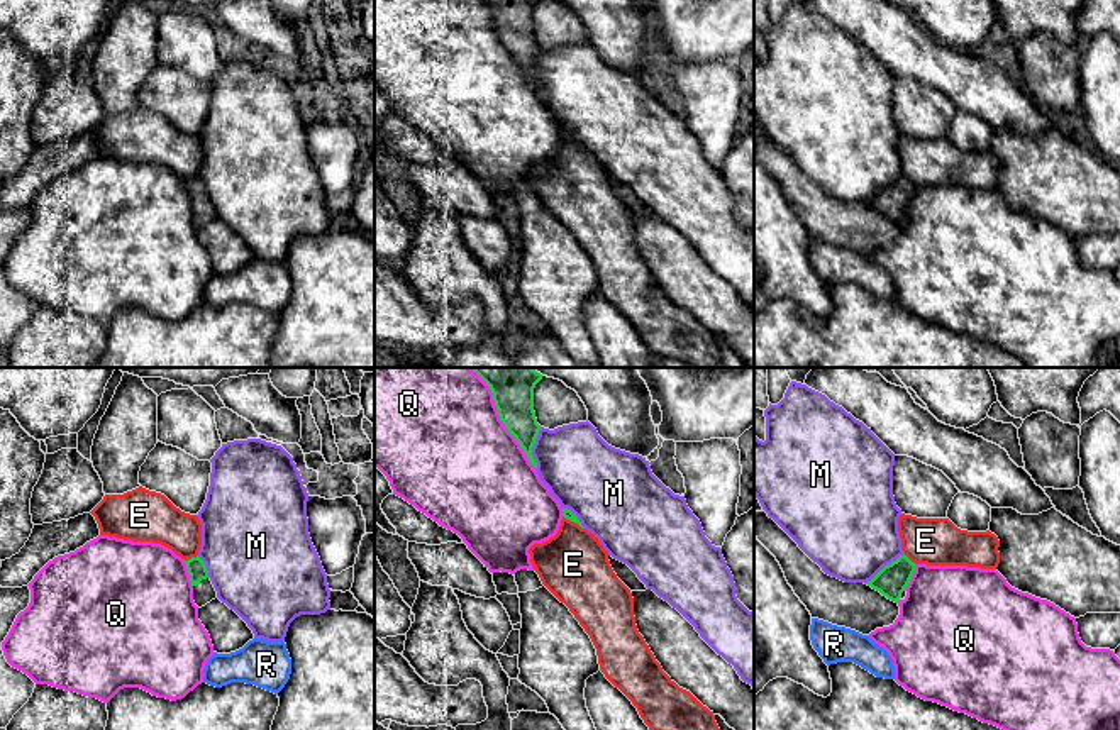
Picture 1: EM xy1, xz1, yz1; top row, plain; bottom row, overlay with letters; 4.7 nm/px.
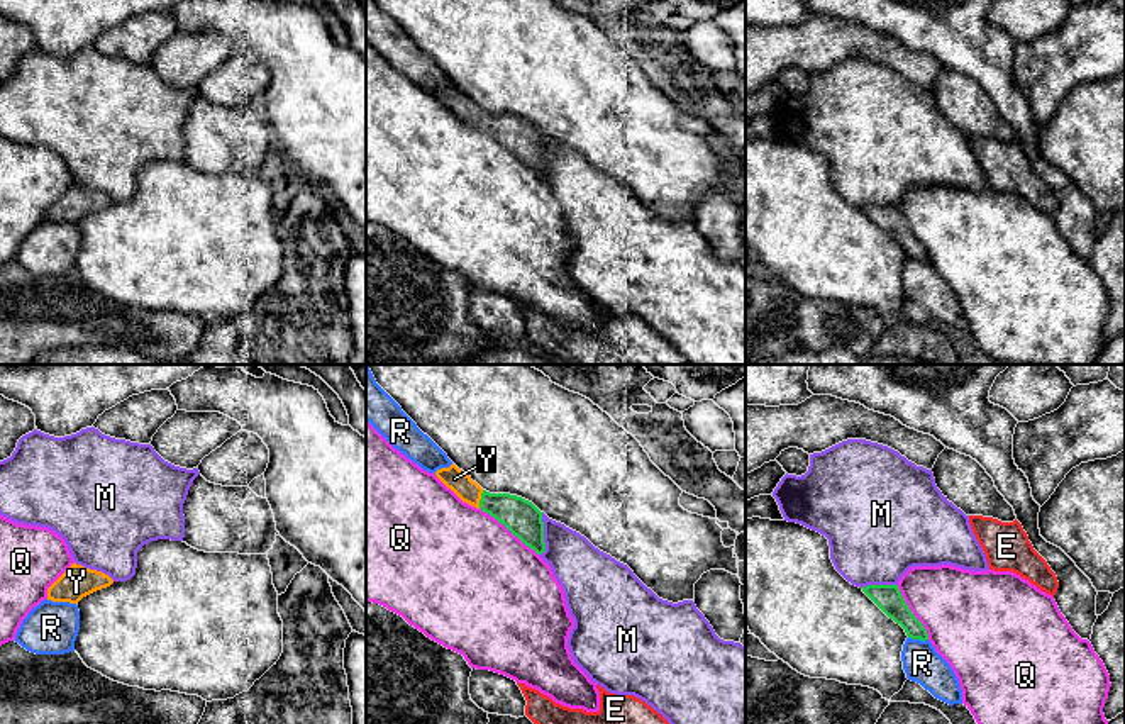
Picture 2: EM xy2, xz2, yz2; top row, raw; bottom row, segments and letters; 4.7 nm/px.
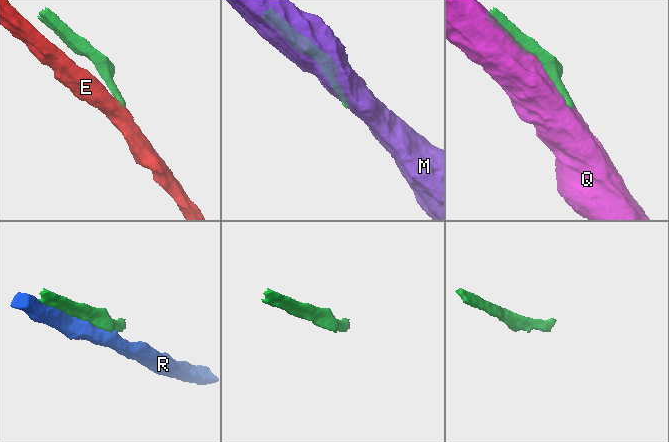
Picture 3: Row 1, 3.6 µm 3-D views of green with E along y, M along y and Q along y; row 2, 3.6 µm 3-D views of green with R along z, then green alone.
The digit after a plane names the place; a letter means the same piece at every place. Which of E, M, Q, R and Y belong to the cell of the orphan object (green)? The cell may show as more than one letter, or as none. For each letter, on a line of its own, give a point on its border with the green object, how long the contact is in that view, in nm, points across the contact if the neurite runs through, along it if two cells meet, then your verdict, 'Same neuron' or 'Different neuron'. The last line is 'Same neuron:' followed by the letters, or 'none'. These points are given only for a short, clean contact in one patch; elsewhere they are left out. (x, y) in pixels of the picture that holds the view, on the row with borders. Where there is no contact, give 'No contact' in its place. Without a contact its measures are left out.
E: Touches green at xy1 (192, 558). Shared border 70 nm. Boundary: xy1 (197, 554), (185, 561). Different neuron
M: Touches green at xz1 (531, 449). Shared border 200 nm. Different neuron
Q: Touches green at xz1 (500, 419). Shared border 600 nm. Different neuron
R: Touches green at yz2 (919, 638). Shared border 100 nm. Different neuron
Y: Touches green at xz2 (482, 499). Shared border 90 nm. Path across: xz2 (519, 516), (482, 499), (454, 478). Same neuron
Same neuron: Y

